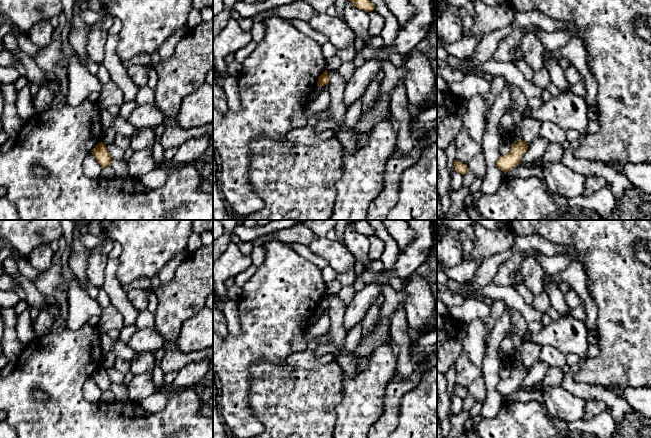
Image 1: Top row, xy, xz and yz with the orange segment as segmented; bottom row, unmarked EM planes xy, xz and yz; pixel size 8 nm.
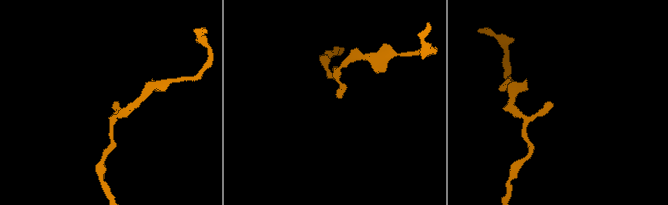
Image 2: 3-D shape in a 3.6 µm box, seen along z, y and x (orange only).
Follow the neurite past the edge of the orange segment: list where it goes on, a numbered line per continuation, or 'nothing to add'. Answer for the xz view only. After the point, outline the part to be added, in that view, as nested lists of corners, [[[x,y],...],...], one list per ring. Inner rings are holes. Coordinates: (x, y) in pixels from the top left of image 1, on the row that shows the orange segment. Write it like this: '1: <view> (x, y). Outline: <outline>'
nothing to add

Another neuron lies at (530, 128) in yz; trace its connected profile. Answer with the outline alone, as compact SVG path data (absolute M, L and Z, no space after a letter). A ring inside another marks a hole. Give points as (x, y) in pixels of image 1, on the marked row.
M523 118L519 126L522 140L529 145L539 137L542 123L537 119Z

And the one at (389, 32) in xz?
M370 0L375 7L375 11L380 14L384 20L385 25L381 31L380 36L383 38L384 47L389 47L391 49L391 58L389 62L394 67L402 67L403 66L403 56L395 53L393 48L393 41L396 39L398 30L399 30L399 23L397 19L391 14L389 9L387 8L385 2L383 0Z

